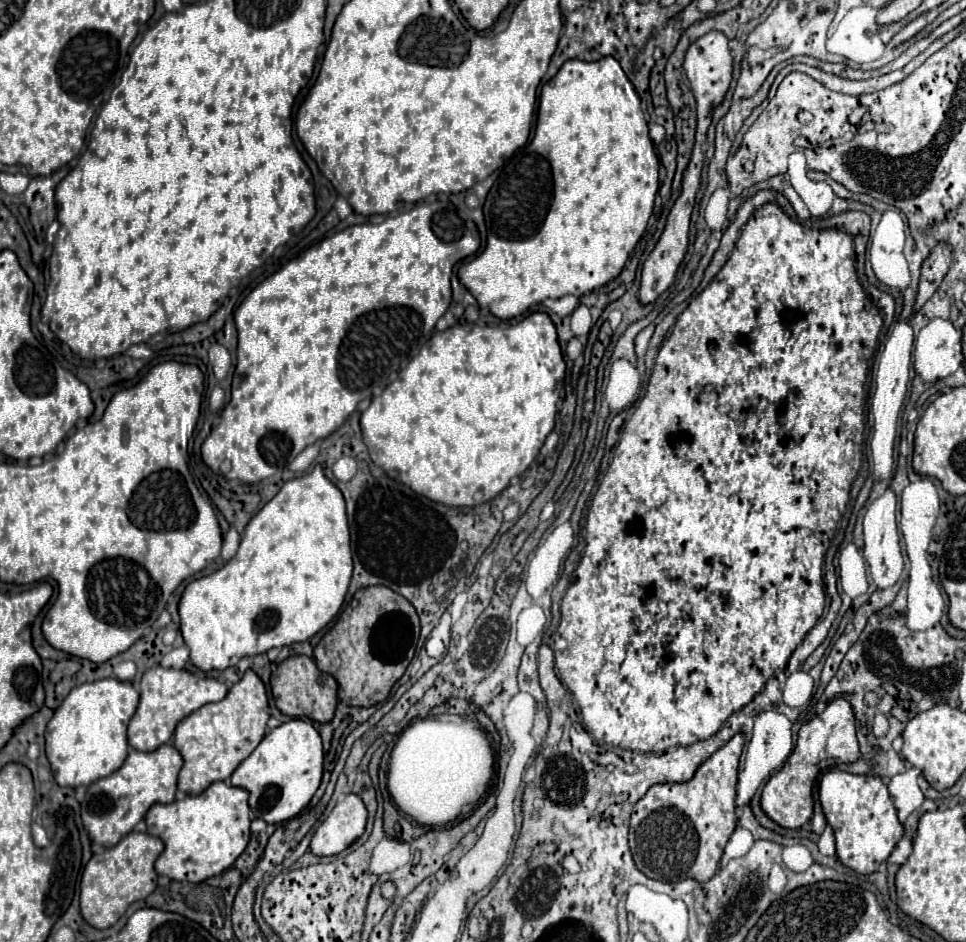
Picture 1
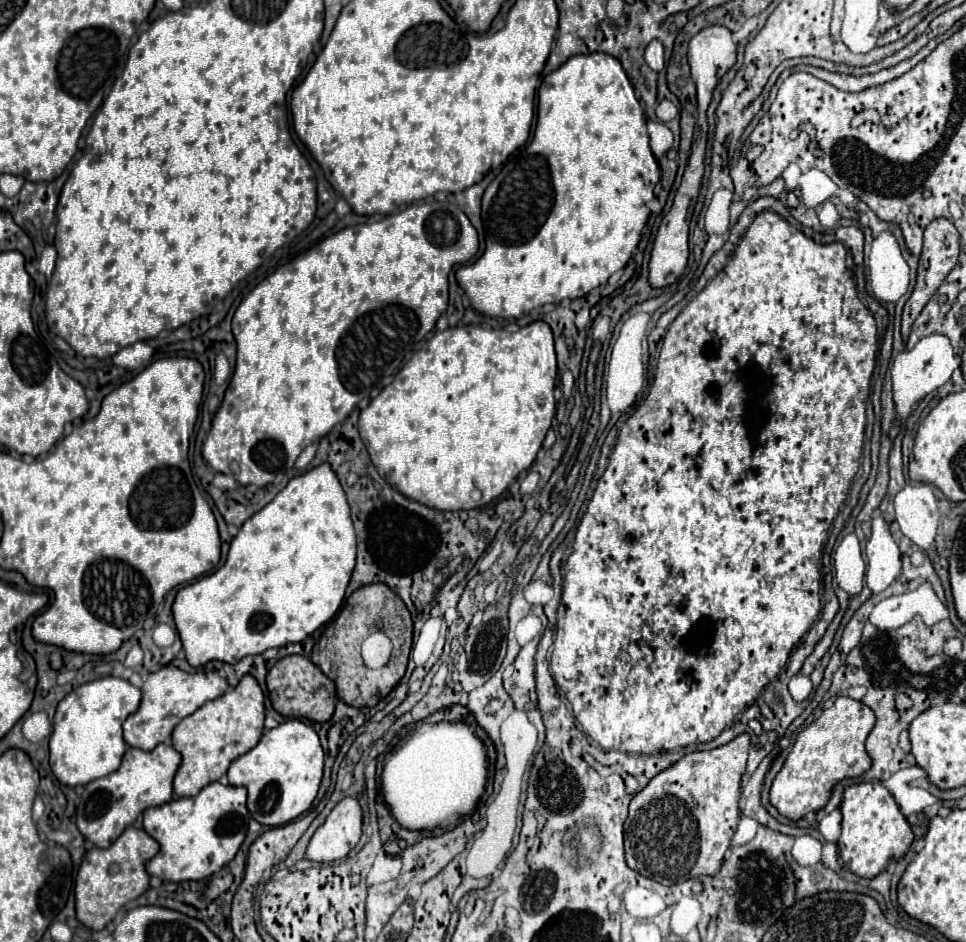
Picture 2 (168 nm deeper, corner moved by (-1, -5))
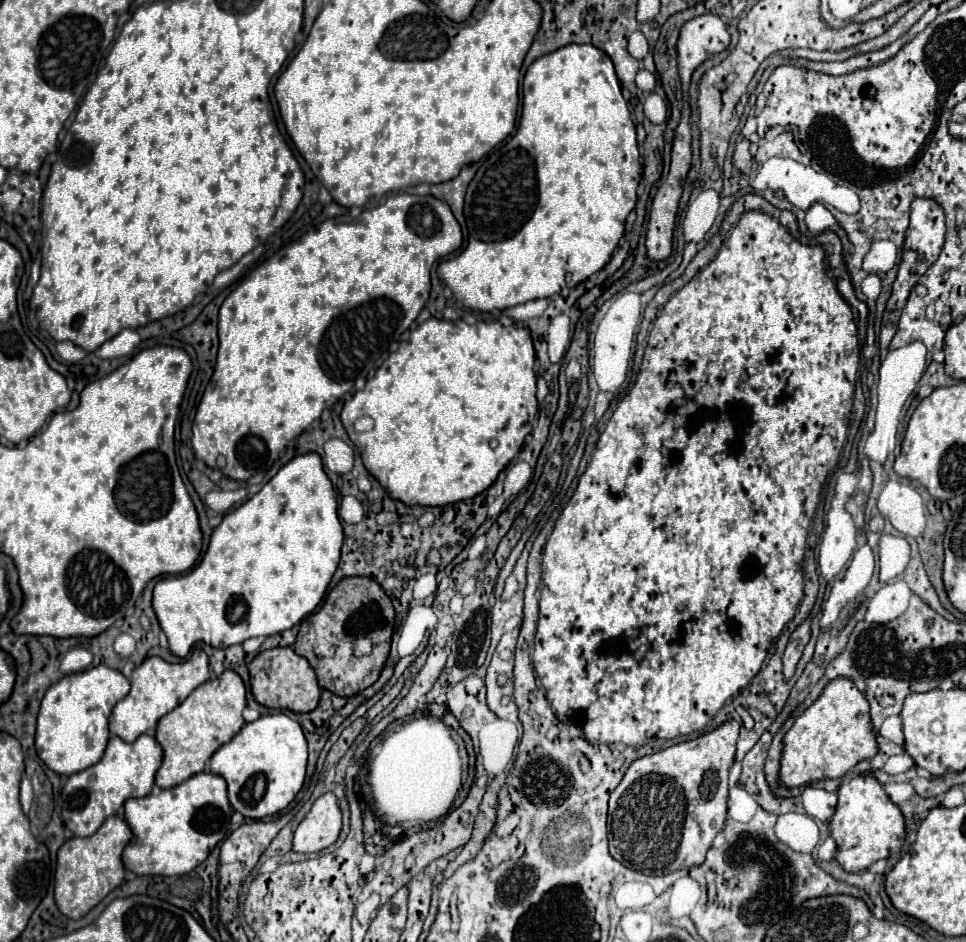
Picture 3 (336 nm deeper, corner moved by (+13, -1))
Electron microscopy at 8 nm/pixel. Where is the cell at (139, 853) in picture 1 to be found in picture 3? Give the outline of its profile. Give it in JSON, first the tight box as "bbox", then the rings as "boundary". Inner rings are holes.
{"bbox":[55,816,131,918],"boundary":[[[119,816],[103,820],[101,828],[87,838],[69,838],[57,852],[55,866],[55,902],[67,918],[81,918],[93,906],[97,906],[113,888],[123,882],[125,868],[121,864],[121,852],[131,840],[131,828]]]}

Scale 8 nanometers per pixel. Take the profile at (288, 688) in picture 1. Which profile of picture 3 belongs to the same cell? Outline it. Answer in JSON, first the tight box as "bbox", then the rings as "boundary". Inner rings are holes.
{"bbox":[249,648,321,712],"boundary":[[[271,648],[259,652],[249,664],[249,684],[253,698],[273,710],[293,710],[293,712],[311,712],[317,702],[321,688],[311,664],[293,652],[293,648]]]}

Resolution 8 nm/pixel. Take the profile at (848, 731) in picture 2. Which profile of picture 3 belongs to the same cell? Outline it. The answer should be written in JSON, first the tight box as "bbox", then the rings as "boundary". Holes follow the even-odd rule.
{"bbox":[781,676,879,786],"boundary":[[[845,676],[825,686],[821,696],[789,728],[783,742],[781,782],[785,786],[807,786],[821,778],[841,778],[857,762],[873,758],[879,752],[869,702],[855,682]]]}

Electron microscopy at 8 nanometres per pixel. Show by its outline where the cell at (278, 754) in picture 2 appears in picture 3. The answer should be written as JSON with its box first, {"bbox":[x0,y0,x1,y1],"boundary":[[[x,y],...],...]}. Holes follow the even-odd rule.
{"bbox":[209,714,307,818],"boundary":[[[267,714],[255,722],[243,724],[243,728],[223,744],[209,760],[213,774],[221,774],[227,780],[227,792],[231,806],[245,818],[265,818],[283,810],[295,794],[301,790],[307,766],[307,740],[299,722],[287,714]]]}

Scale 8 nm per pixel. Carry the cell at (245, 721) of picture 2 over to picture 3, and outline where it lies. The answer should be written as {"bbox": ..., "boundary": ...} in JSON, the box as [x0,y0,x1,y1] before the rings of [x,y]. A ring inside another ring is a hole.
{"bbox":[155,670,245,788],"boundary":[[[225,670],[219,678],[211,678],[195,688],[177,708],[165,714],[157,724],[157,742],[163,748],[163,762],[155,774],[159,788],[173,788],[189,776],[203,772],[213,752],[229,742],[245,724],[241,712],[245,708],[245,684],[237,672]]]}

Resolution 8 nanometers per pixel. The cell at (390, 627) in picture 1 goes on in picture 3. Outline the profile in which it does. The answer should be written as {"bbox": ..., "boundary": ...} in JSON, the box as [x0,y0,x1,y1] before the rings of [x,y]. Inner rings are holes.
{"bbox":[293,576,395,696],"boundary":[[[349,576],[329,592],[327,600],[317,612],[309,614],[301,622],[293,648],[315,668],[321,688],[337,696],[355,696],[379,678],[389,656],[393,622],[395,610],[385,590],[371,578]],[[361,636],[367,636],[373,642],[373,650],[371,654],[357,658],[353,654],[353,642]]]}

